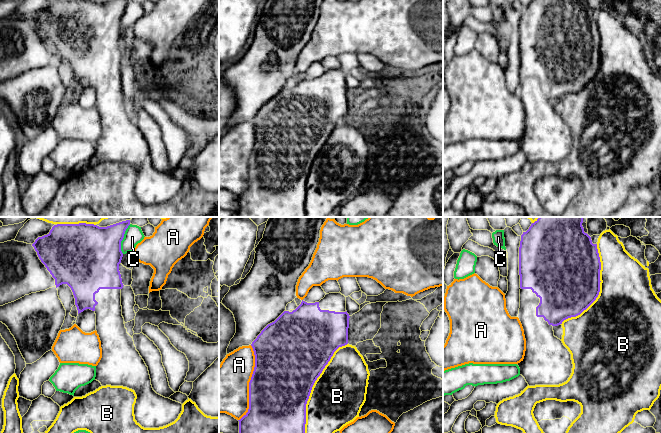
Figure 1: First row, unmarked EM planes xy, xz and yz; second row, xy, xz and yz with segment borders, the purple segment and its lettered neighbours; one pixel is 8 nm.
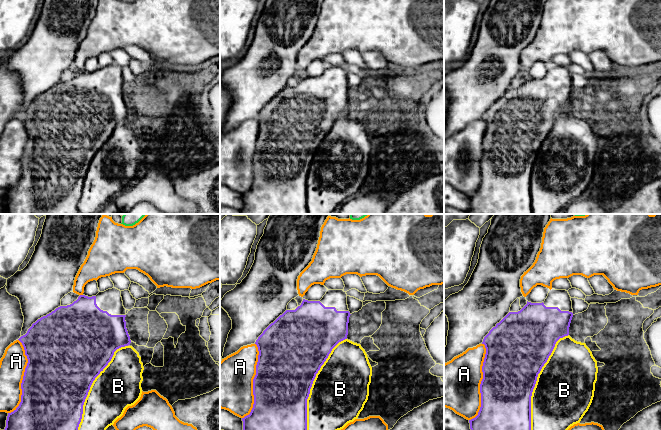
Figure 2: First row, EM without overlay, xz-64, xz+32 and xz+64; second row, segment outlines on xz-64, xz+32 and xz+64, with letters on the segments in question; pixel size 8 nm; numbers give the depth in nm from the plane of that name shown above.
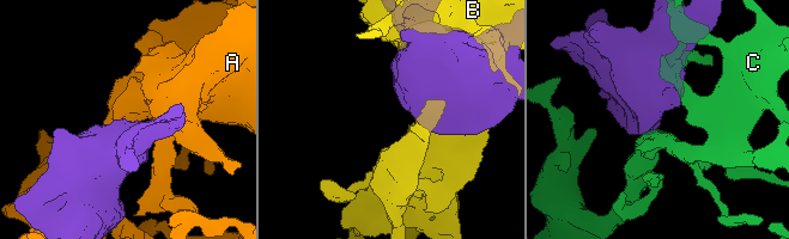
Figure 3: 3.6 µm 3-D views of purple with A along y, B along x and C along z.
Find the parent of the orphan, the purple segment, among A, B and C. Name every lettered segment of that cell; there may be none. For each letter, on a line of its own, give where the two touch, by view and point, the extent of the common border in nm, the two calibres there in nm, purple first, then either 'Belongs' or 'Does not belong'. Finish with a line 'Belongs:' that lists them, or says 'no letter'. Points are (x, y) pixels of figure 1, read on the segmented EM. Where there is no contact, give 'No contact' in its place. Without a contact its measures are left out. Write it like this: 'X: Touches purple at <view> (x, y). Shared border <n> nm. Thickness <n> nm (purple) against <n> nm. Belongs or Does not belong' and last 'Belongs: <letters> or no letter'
A: Touches purple at xz (249, 383). Shared border 600 nm. Thickness 500 nm (purple) against 380 nm. Does not belong
B: Touches purple at xz (312, 386). Shared border 800 nm. Thickness 500 nm (purple) against 420 nm. Does not belong
C: Touches purple at xy (122, 239). Shared border 240 nm. Thickness 420 nm (purple) against 150 nm. Does not belong
Belongs: no letter

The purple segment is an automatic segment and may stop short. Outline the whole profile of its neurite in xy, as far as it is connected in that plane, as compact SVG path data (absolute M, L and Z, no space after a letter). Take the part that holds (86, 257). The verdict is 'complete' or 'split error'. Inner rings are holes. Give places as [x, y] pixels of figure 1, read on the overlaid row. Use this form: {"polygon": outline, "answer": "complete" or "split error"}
{"polygon": "M130 220L107 227L86 223L57 224L52 227L47 235L38 237L32 246L41 262L55 279L56 288L62 284L67 284L71 288L78 314L86 309L90 309L96 314L96 331L101 341L102 358L96 366L95 380L99 381L102 386L123 386L134 390L137 395L134 405L135 420L144 428L159 428L174 422L178 418L182 411L182 404L165 398L153 390L148 367L136 350L133 338L125 328L121 306L121 289L124 285L119 264L123 257L121 241L129 225Z", "answer": "split error"}

